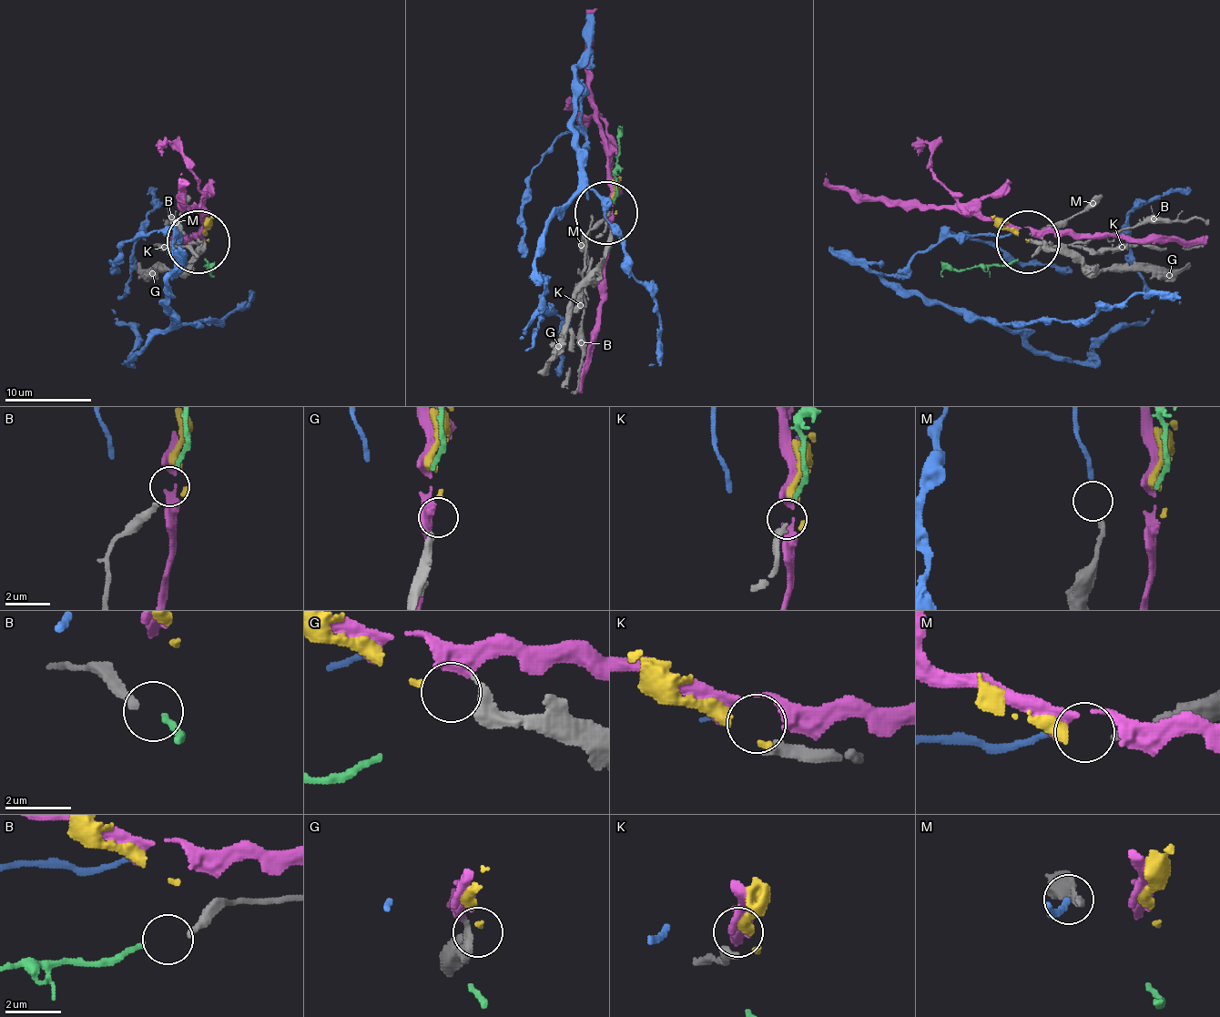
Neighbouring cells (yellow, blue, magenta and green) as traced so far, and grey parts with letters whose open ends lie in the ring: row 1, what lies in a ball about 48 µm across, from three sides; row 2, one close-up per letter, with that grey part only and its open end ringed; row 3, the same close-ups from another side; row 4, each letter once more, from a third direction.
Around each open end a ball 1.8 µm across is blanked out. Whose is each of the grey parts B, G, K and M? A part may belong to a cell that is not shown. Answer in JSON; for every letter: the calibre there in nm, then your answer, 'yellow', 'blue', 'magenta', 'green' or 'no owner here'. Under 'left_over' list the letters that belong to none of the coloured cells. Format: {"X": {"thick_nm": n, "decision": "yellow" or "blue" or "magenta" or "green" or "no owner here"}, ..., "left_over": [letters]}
{"B": {"thick_nm": 260, "decision": "green"}, "G": {"thick_nm": 400, "decision": "yellow"}, "K": {"thick_nm": 320, "decision": "no owner here"}, "M": {"thick_nm": 200, "decision": "blue"}, "left_over": ["K"]}

